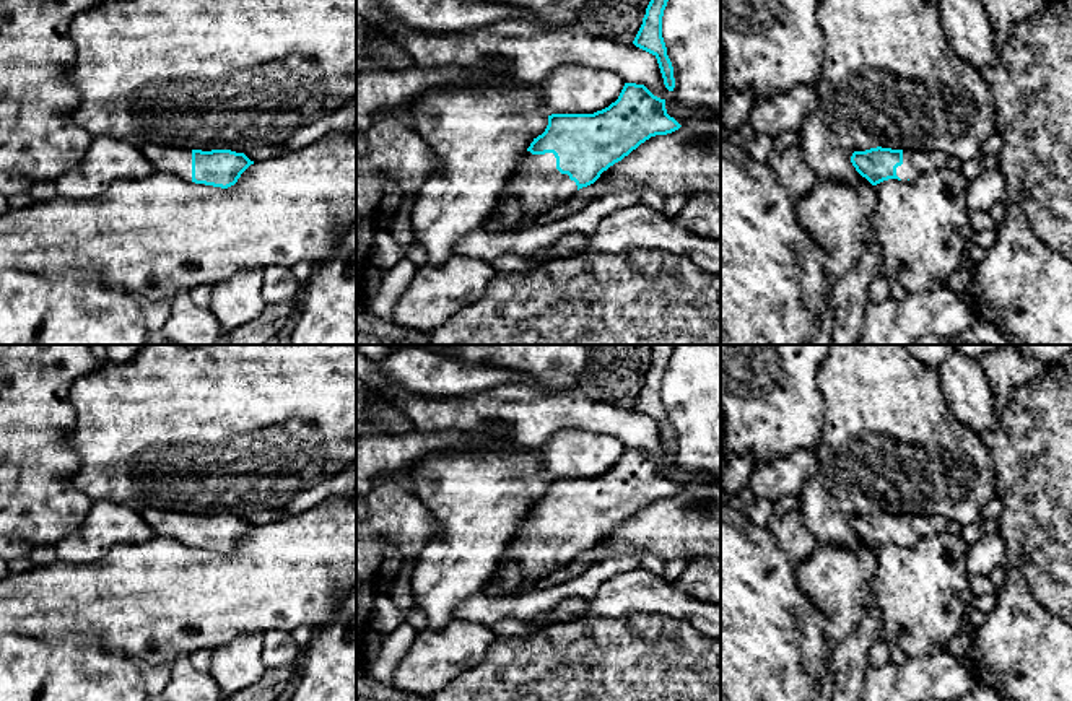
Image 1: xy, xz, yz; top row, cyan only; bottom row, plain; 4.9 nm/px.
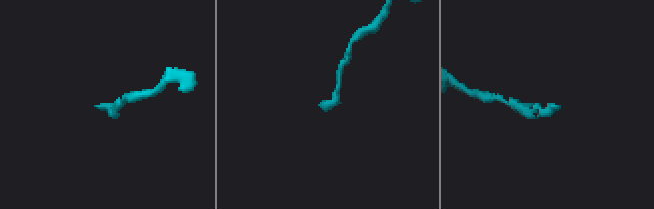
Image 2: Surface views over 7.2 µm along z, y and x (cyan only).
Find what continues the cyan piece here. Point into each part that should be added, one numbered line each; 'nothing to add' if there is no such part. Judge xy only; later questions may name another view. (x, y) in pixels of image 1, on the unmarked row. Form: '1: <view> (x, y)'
1: xy (165, 522)

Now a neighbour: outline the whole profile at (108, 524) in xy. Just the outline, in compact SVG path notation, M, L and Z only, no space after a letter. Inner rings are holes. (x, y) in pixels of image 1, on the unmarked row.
M98 499L81 525L54 548L59 561L85 564L98 561L115 545L146 542L153 535L137 507Z

